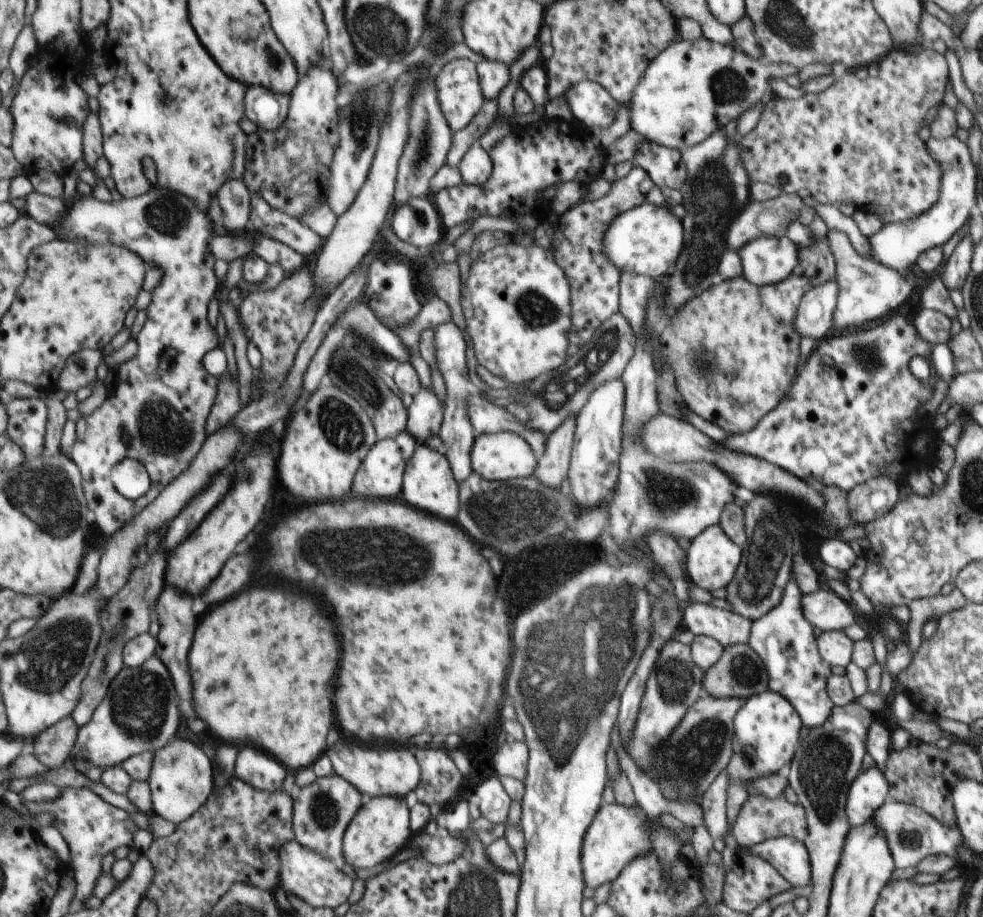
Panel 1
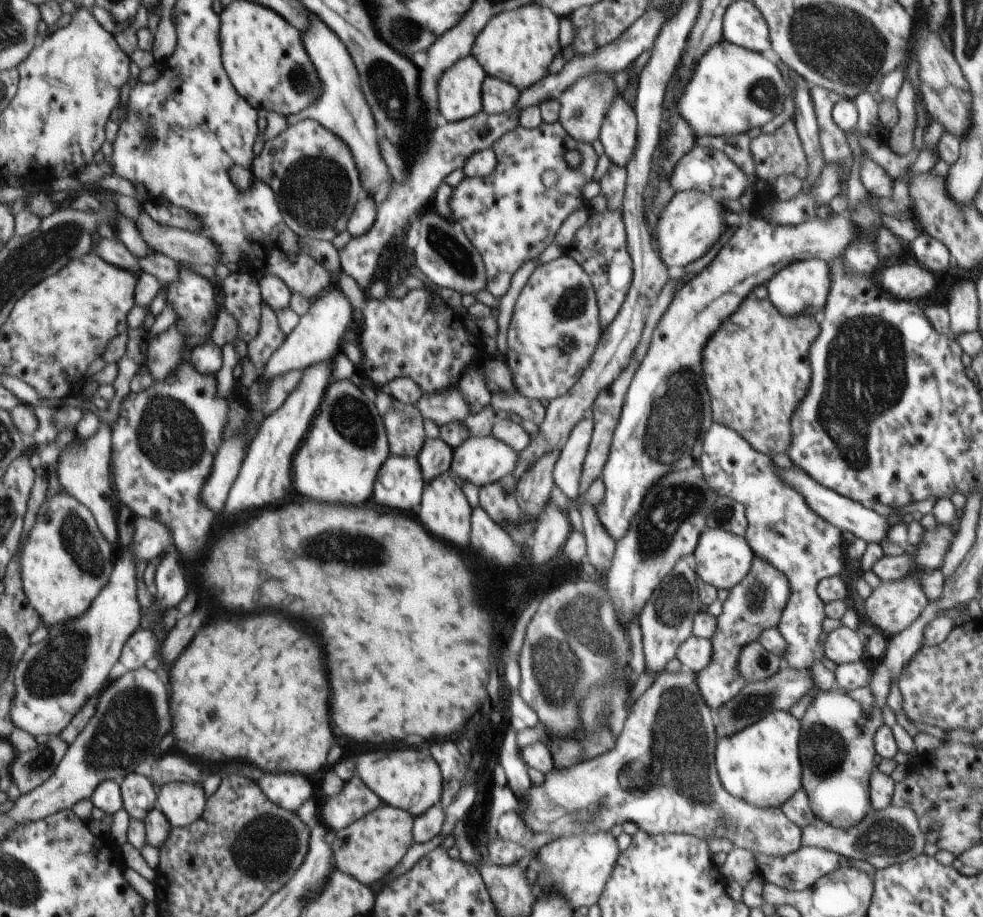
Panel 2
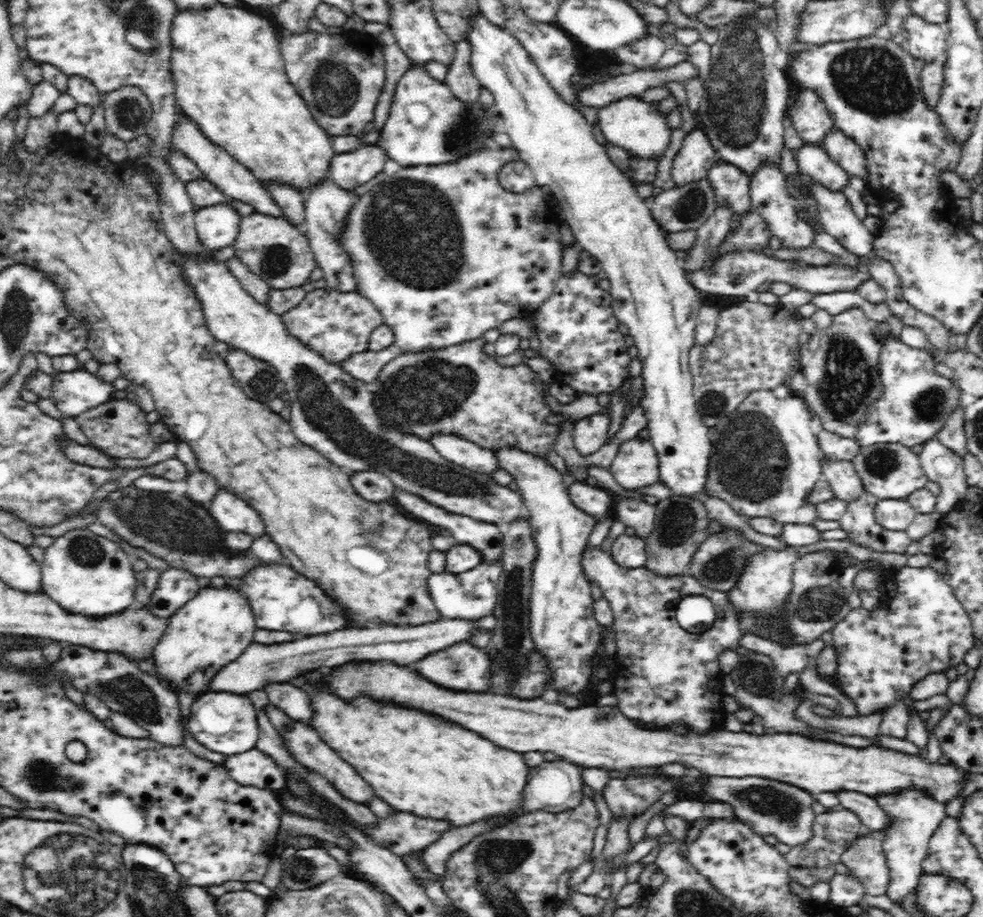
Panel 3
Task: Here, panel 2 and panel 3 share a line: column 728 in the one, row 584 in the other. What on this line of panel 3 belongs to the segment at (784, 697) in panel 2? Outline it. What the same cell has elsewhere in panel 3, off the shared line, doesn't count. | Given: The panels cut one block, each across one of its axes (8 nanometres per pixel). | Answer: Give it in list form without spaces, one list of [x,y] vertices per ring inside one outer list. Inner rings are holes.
[[[738,529],[710,534],[694,553],[688,574],[698,579],[704,588],[727,593],[736,586],[750,560],[760,551],[764,551],[764,547],[746,539]]]

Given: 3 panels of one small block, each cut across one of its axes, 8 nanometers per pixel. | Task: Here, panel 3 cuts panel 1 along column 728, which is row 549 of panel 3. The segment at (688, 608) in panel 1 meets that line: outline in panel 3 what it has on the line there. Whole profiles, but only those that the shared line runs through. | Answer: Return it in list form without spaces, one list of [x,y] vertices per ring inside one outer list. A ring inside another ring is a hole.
[[[623,535],[614,540],[609,553],[616,564],[623,568],[645,567],[647,560],[645,545],[645,540],[636,535]]]

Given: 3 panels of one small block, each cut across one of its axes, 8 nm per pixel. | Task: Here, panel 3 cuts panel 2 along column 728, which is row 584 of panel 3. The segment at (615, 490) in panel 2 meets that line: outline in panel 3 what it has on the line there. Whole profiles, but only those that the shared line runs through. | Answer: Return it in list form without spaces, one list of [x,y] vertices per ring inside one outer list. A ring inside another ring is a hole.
[[[272,563],[256,566],[240,577],[241,592],[250,596],[257,628],[292,632],[292,634],[326,634],[348,626],[346,614],[336,602],[332,602],[313,580],[296,573],[290,566]]]

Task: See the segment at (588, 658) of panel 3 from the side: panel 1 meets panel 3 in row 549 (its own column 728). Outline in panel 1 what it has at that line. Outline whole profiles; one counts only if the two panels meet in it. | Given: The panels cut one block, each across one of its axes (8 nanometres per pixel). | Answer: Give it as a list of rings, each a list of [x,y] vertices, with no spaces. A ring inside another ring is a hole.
[[[718,525],[709,526],[704,532],[701,532],[686,545],[686,570],[688,576],[696,586],[714,592],[731,584],[732,578],[735,578],[738,564],[742,564],[743,551],[738,548],[738,544]]]

